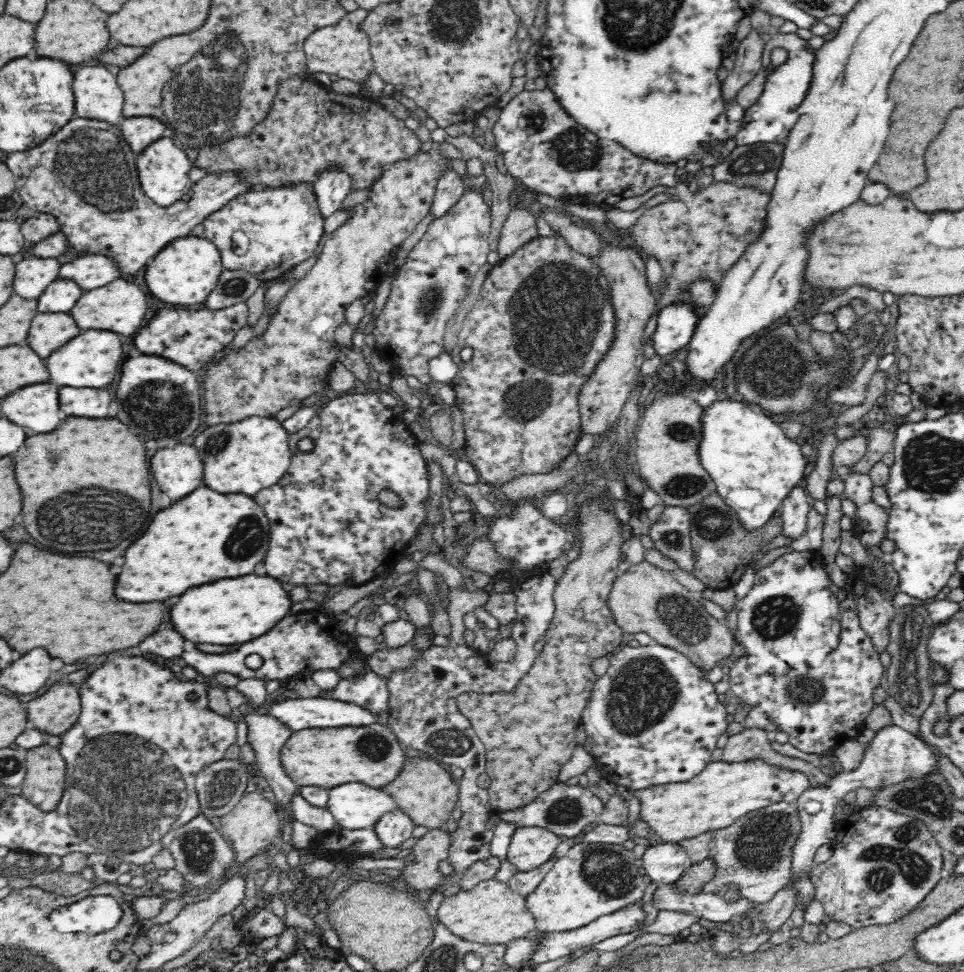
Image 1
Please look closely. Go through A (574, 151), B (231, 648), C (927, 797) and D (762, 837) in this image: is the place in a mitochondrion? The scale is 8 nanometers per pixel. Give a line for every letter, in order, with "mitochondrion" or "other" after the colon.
A: mitochondrion
B: other
C: mitochondrion
D: mitochondrion

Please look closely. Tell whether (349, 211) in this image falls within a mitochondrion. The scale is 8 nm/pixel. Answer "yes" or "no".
no

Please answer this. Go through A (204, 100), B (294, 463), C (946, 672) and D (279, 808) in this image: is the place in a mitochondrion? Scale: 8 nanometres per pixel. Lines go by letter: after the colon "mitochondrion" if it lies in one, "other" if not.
A: mitochondrion
B: other
C: other
D: other

